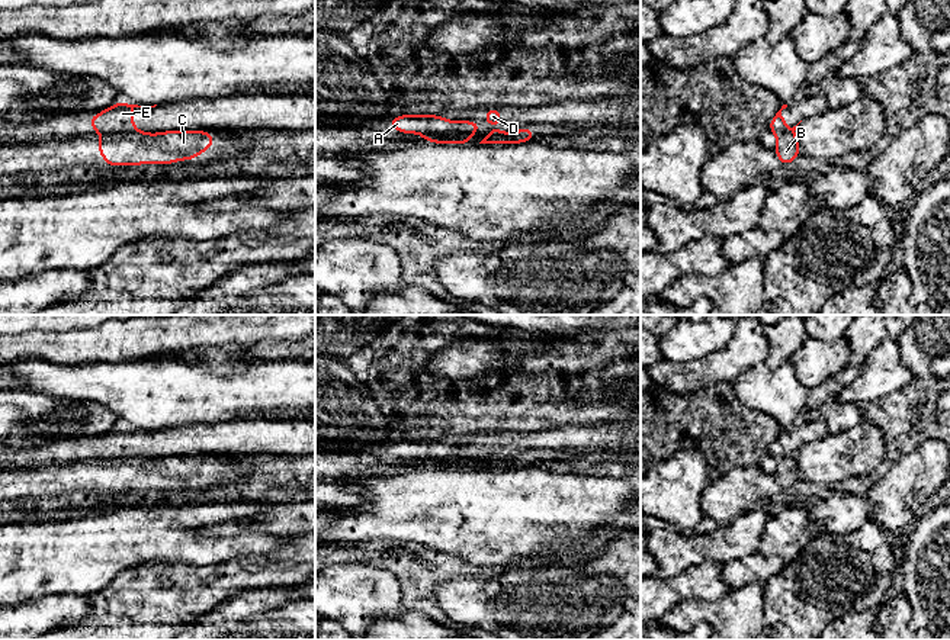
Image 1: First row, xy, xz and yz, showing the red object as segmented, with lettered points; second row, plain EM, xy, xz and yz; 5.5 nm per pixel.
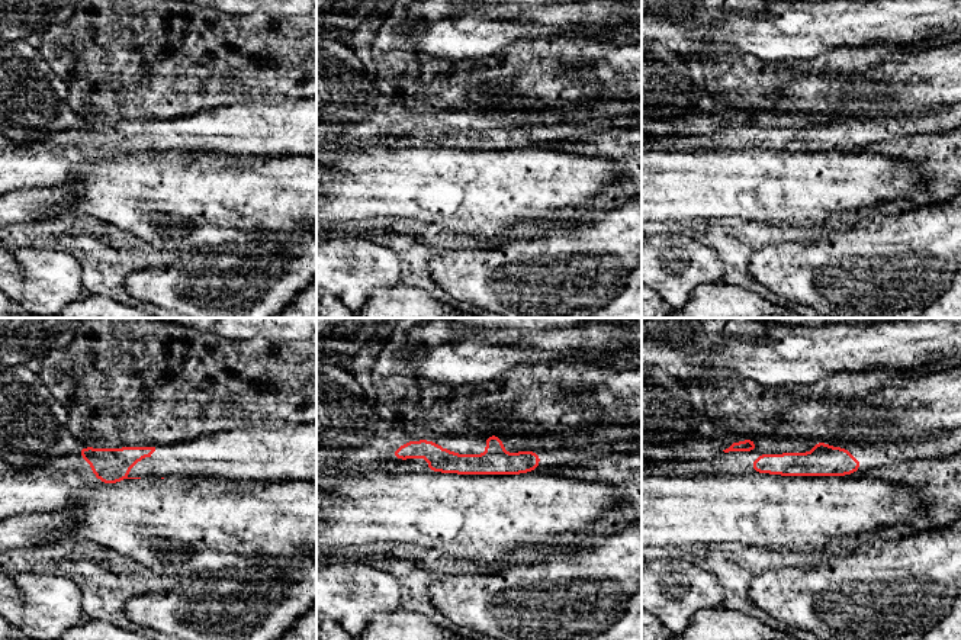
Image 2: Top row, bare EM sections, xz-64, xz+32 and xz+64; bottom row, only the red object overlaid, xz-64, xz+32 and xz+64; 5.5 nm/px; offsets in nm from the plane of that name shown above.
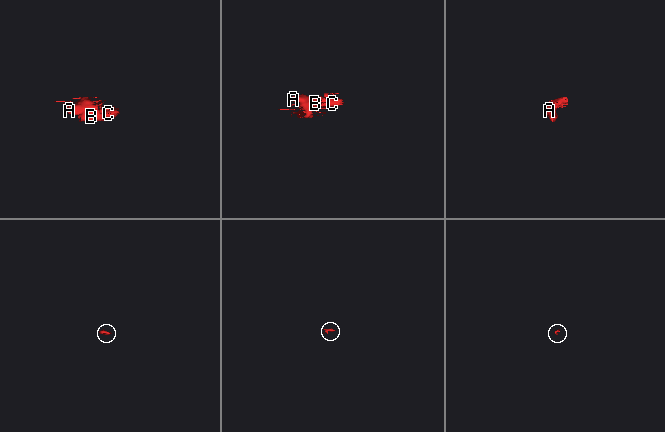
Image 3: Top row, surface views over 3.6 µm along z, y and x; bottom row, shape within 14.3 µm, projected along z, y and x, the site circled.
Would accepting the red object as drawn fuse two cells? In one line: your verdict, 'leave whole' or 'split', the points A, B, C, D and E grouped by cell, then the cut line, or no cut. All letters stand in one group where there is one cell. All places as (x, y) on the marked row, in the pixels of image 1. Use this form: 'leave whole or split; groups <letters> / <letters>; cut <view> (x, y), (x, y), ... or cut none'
split; groups A D E / B C; cut xy (138, 131), (102, 135)

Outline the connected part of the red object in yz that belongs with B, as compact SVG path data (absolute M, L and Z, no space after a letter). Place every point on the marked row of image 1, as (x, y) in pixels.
M784 132L780 135L774 152L783 165L795 163L795 158L800 154L800 147L795 132Z

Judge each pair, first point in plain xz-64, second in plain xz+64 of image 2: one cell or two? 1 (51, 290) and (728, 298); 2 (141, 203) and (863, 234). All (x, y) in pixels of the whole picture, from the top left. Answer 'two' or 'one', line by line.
1: two
2: two

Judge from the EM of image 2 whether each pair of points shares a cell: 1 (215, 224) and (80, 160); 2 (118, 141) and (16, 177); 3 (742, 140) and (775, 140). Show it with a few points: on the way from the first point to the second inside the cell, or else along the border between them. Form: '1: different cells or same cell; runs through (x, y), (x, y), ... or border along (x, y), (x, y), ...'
1: different cells; border along (124, 154), (96, 160), (63, 185)
2: same cell; runs through (93, 151), (76, 160), (41, 166)
3: same cell; runs through (751, 138), (767, 138)

